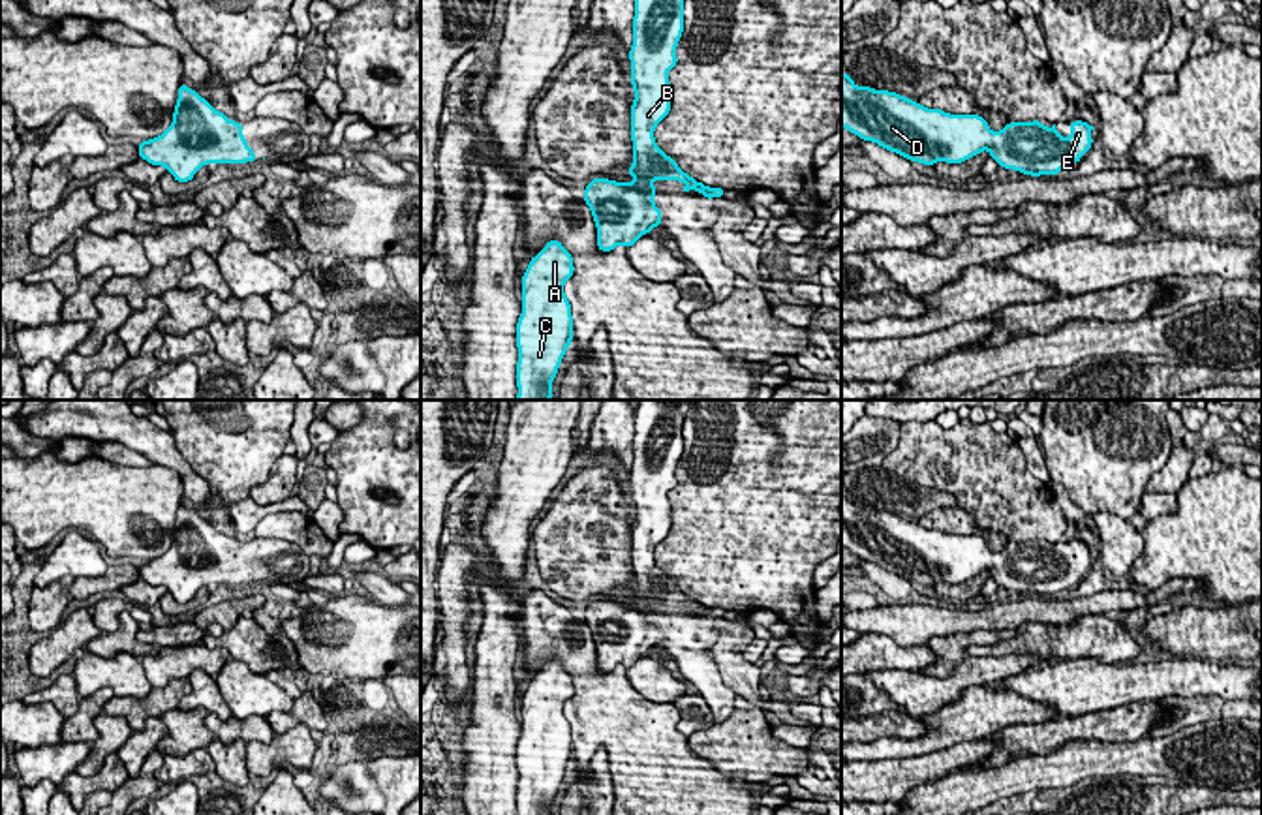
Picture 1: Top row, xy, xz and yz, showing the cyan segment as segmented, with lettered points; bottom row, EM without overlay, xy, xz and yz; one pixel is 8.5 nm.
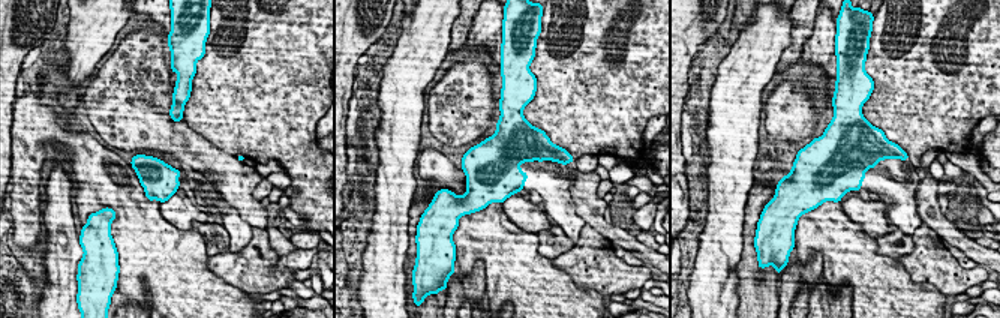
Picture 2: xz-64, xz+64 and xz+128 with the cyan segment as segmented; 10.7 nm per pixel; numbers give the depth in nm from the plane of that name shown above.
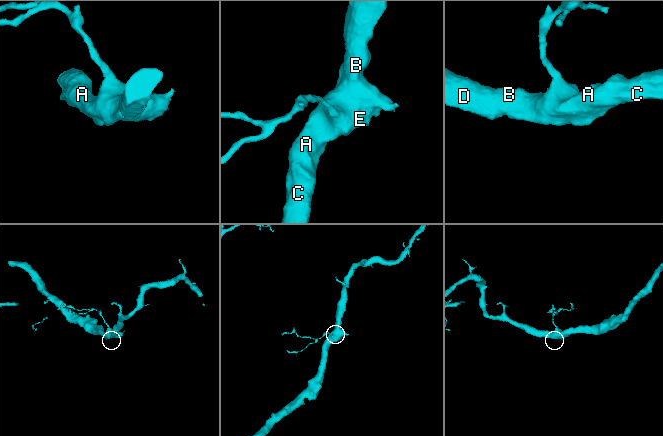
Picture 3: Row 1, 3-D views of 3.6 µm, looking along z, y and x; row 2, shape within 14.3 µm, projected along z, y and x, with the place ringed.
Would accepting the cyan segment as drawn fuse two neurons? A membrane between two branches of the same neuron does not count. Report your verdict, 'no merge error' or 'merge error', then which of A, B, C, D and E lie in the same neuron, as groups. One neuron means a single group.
no merge error | A B C D E

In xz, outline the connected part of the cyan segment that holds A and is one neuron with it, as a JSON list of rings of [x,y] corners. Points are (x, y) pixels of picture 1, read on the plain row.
[[[548,661],[530,680],[520,710],[522,736],[516,744],[518,815],[552,815],[552,800],[573,761],[571,725],[563,714],[573,693],[573,676],[560,661]]]

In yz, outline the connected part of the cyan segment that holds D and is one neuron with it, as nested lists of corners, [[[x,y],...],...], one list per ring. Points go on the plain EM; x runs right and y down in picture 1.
[[[841,492],[841,546],[862,561],[877,563],[911,582],[933,586],[937,582],[962,584],[982,571],[990,573],[999,588],[1040,597],[1057,595],[1078,584],[1091,569],[1087,543],[1070,543],[1070,558],[1065,560],[1055,545],[1008,543],[992,552],[980,535],[950,535],[928,530],[918,522],[888,511],[856,507]]]

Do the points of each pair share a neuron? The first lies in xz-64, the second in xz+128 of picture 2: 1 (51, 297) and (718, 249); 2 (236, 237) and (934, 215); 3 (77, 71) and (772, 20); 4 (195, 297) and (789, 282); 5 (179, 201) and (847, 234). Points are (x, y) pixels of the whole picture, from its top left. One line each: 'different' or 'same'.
1: same
2: different
3: same
4: different
5: different

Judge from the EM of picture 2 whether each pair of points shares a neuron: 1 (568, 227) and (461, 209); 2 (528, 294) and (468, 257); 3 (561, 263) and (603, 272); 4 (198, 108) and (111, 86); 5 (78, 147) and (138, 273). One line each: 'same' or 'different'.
1: same
2: same
3: same
4: different
5: same

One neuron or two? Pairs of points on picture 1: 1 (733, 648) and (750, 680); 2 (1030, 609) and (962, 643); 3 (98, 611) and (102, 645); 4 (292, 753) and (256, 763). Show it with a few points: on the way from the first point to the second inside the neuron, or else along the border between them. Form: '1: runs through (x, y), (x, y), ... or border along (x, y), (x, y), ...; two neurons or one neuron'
1: runs through (733, 656), (733, 663), (742, 673); one neuron
2: border along (1005, 630), (954, 631), (943, 637); two neurons
3: border along (130, 611), (121, 613), (113, 631), (102, 633); two neurons
4: runs through (282, 753), (265, 757); one neuron

